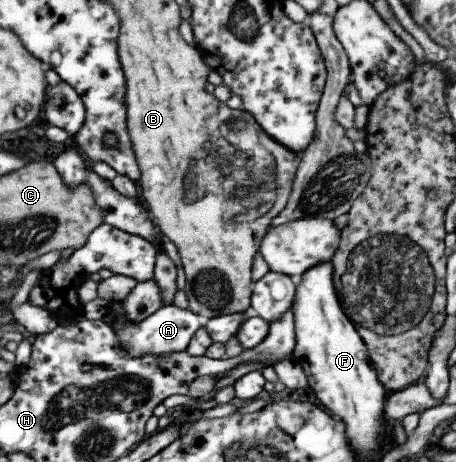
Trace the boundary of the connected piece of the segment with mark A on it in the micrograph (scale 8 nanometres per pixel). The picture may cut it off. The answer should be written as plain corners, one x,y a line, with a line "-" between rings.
175,304
163,305
140,323
125,319
112,320
112,327
118,343
132,356
168,355
185,351
198,328
205,327
208,320
195,314
191,309
182,309

